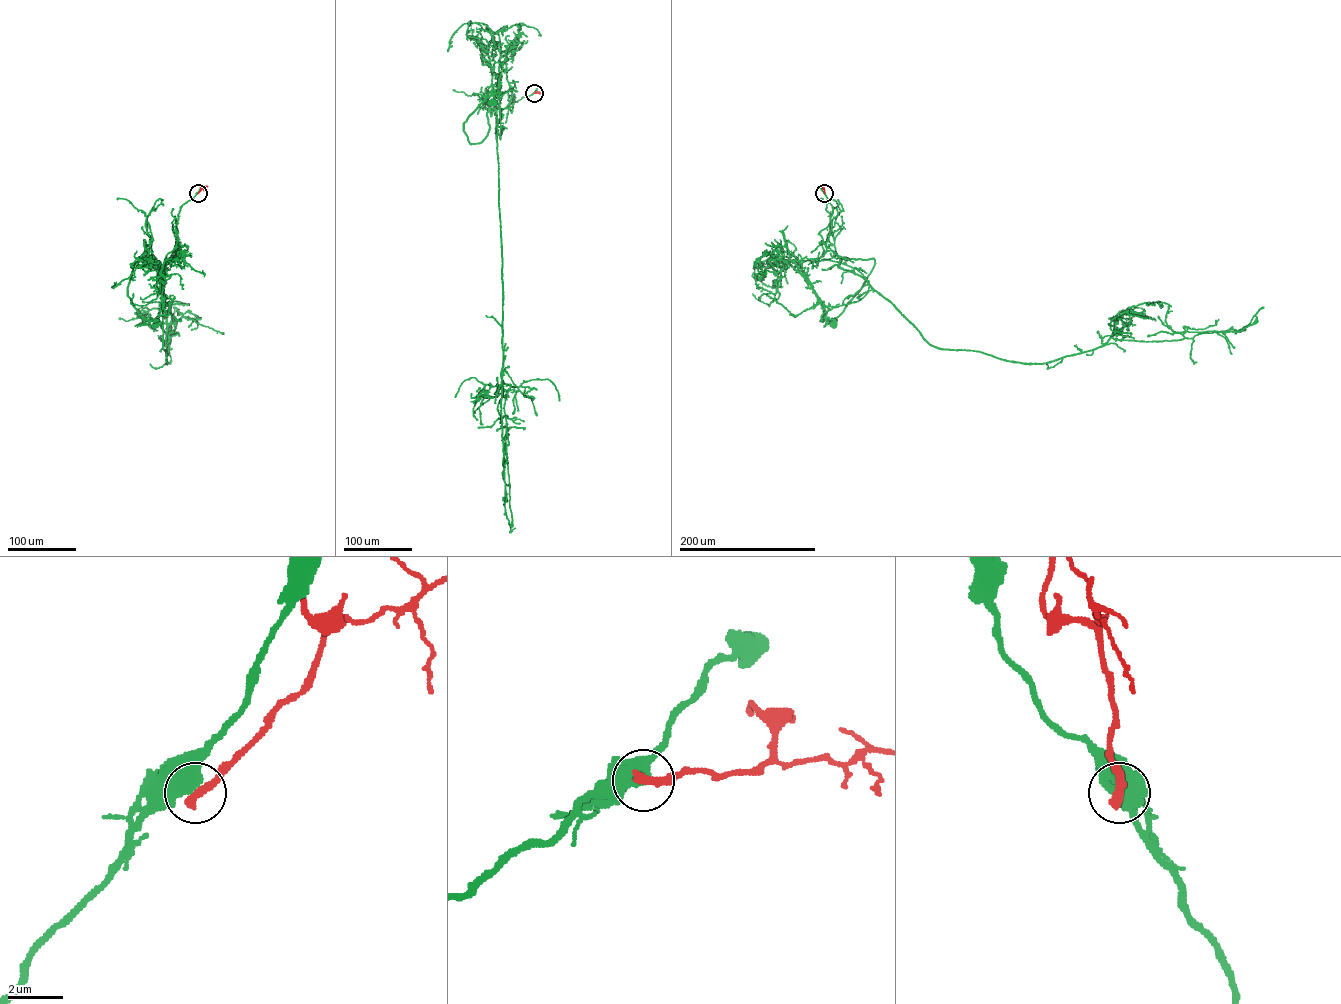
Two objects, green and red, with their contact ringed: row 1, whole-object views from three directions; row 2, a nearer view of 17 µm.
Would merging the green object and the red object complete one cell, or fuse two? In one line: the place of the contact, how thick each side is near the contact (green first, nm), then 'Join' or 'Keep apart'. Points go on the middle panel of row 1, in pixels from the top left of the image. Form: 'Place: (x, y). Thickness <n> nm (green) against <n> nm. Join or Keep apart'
Place: (534, 93). Thickness 650 nm (green) against 380 nm. Keep apart

